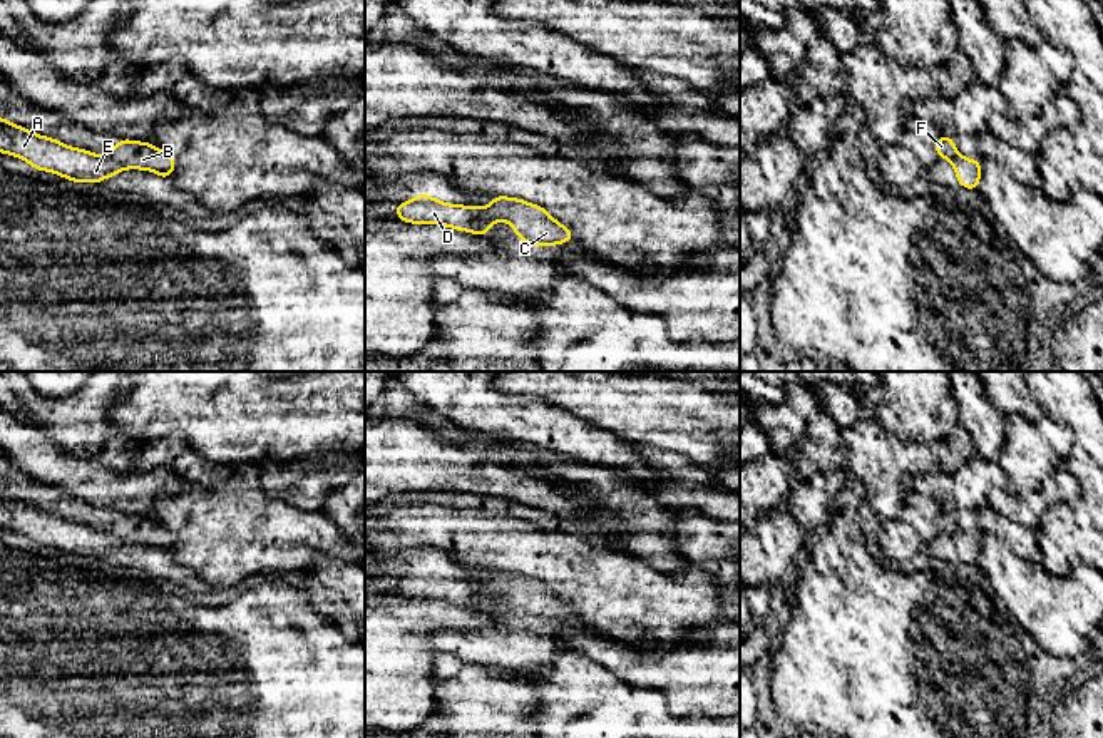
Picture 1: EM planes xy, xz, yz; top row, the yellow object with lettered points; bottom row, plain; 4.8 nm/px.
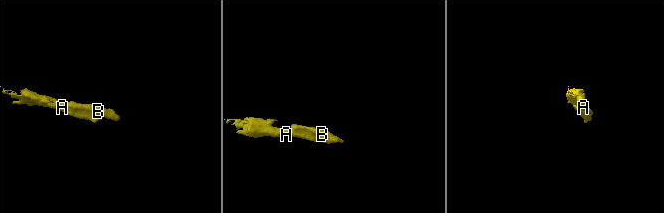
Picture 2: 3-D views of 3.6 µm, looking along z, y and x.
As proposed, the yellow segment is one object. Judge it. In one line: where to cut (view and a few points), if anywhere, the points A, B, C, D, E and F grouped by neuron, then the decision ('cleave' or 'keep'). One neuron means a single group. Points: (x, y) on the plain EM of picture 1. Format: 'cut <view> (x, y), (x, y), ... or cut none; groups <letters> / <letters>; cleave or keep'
cut xy (106, 529), (129, 543); groups A D E / B C F; cleave

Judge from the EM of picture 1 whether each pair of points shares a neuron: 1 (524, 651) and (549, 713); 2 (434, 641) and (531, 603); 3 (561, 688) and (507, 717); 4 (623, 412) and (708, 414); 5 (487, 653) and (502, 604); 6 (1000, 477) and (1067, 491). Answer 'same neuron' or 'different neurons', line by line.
1: different neurons
2: same neuron
3: different neurons
4: same neuron
5: same neuron
6: different neurons

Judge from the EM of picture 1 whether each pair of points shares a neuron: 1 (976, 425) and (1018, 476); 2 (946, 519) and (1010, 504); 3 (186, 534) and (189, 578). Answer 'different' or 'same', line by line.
1: different
2: different
3: different

